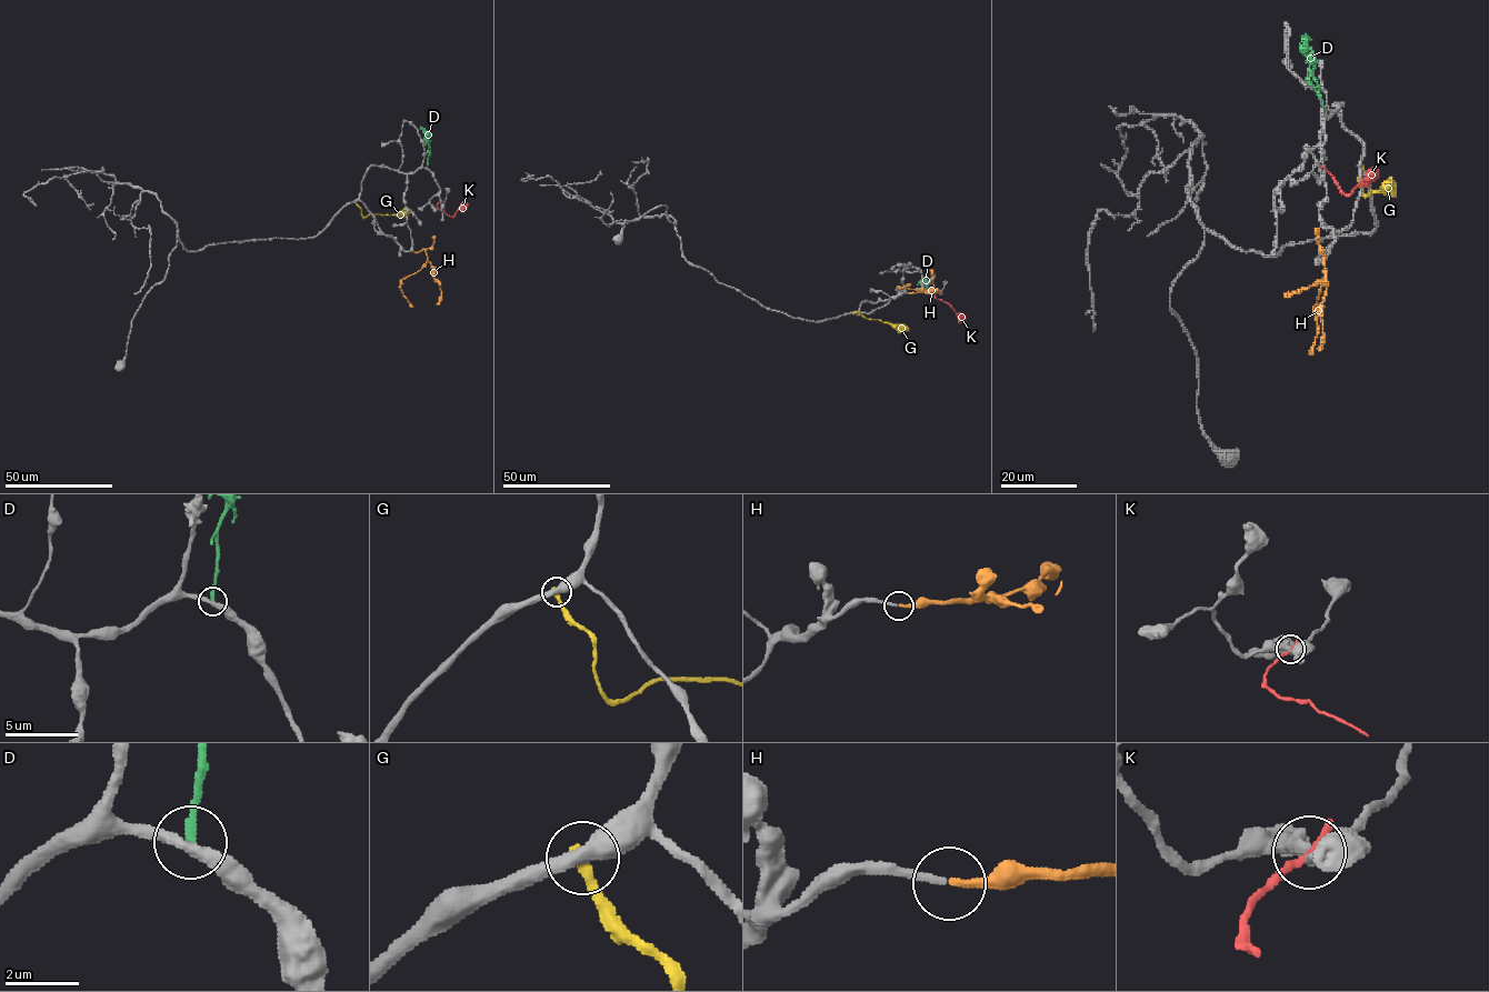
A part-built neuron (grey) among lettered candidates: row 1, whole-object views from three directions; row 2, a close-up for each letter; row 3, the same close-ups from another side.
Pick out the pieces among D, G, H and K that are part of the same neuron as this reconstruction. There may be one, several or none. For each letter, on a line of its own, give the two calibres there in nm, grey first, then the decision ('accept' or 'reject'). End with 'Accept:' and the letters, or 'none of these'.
D: calibres 340 and 190 nm; reject
G: calibres 440 and 320 nm; reject
H: calibres 240 and 240 nm; accept
K: calibres 260 and 320 nm; reject
Accept: H

